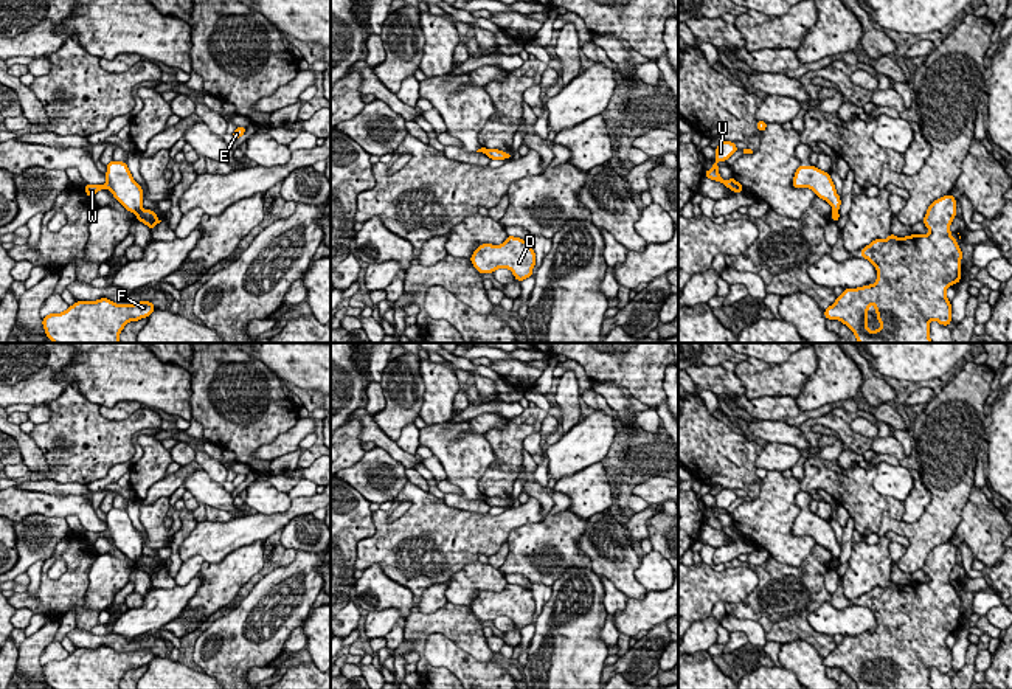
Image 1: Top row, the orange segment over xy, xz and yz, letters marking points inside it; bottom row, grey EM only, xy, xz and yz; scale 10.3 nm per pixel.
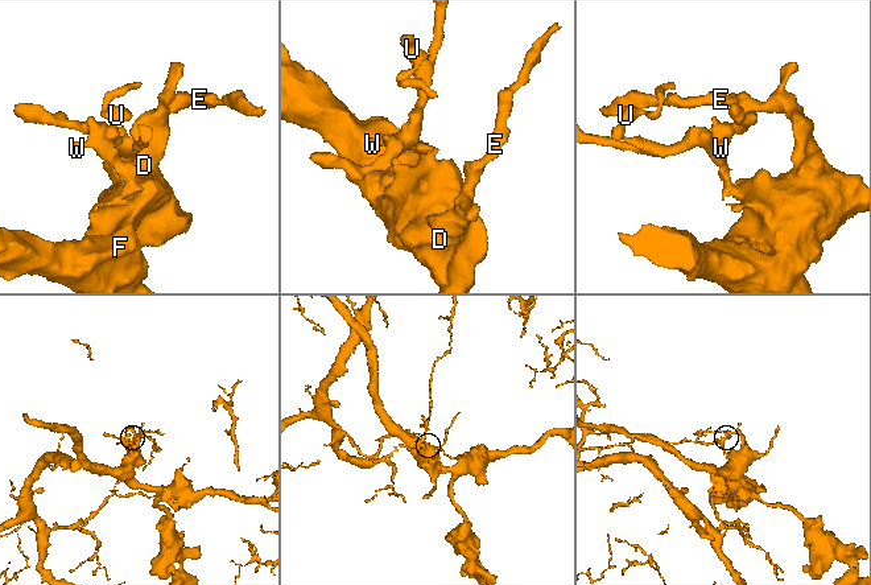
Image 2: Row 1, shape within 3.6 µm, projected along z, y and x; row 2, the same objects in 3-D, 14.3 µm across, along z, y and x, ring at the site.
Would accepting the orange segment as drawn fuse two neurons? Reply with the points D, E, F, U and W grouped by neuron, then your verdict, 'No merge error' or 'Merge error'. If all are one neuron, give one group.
Groups: D E F / U W. Merge error

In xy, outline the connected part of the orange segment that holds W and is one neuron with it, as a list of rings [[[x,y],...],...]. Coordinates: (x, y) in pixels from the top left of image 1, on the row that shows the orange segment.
[[[112,160],[107,166],[104,185],[87,183],[85,194],[95,197],[99,189],[110,189],[113,197],[129,211],[137,214],[143,205],[143,189],[133,180],[127,163]]]

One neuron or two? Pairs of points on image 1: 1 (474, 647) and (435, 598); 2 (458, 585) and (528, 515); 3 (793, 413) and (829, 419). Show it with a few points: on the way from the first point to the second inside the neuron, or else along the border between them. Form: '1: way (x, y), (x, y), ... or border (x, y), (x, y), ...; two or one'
1: border (447, 602), (427, 613), (416, 610); two
2: border (477, 559), (460, 568), (449, 582); two
3: border (852, 412), (832, 408), (801, 425); two

